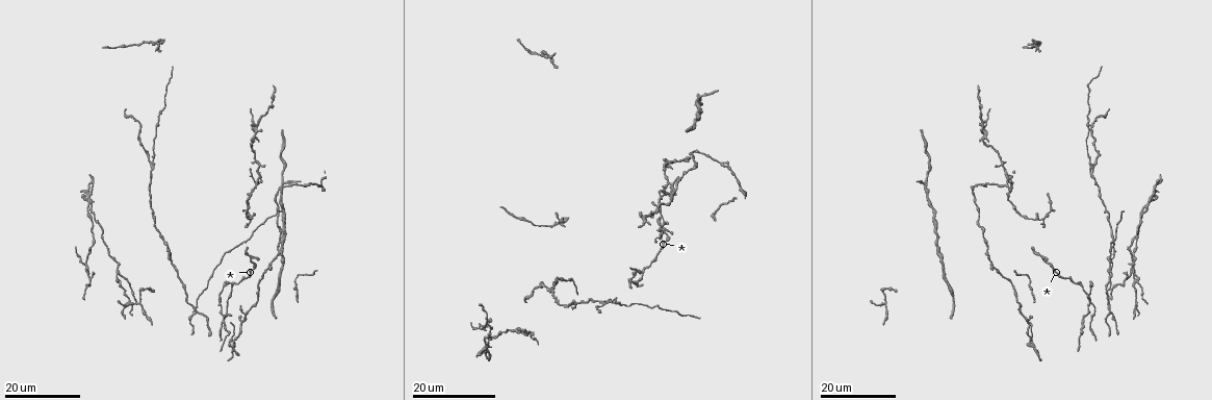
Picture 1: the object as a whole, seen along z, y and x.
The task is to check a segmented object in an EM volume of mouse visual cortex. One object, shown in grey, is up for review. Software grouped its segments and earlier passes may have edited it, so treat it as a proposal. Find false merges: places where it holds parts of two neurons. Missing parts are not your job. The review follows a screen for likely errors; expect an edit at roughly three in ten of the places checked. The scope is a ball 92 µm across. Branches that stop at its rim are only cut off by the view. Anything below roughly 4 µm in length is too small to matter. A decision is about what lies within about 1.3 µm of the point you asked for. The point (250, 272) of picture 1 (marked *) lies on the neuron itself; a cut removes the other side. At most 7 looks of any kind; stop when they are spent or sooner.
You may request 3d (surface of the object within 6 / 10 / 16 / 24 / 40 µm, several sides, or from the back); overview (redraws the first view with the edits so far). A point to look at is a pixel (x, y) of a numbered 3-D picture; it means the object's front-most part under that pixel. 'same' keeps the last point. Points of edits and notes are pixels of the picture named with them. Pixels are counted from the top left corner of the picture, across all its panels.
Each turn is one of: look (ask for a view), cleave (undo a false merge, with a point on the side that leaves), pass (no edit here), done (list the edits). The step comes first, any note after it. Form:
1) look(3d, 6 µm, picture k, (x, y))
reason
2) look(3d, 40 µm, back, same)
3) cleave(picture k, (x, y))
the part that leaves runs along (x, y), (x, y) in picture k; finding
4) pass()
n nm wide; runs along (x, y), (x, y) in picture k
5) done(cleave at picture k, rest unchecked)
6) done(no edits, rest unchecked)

look(3d, 16 µm, picture 1, (256, 183))

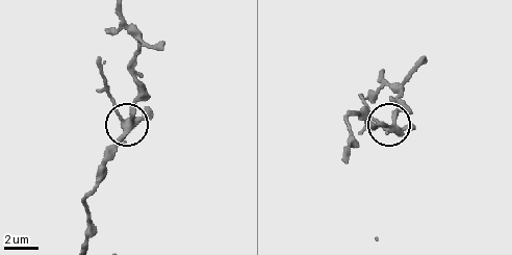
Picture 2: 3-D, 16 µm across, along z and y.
look(3d, 10 µm, picture 2, (124, 124))
closer look

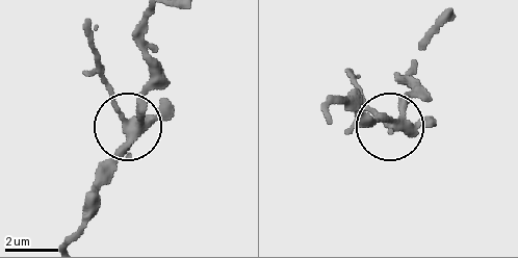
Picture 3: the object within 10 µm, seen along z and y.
cleave(picture 3, (173, 112))
320 nm wide; the part that leaves runs along (132, 125), (103, 74), (89, 22) in picture 3; a second neuron is stuck on

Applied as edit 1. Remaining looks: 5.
look(3d, 16 µm, picture 1, (171, 262))

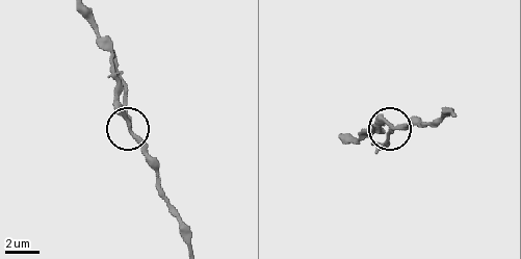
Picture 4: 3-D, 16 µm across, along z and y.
look(3d, 10 µm, picture 4, (126, 119))

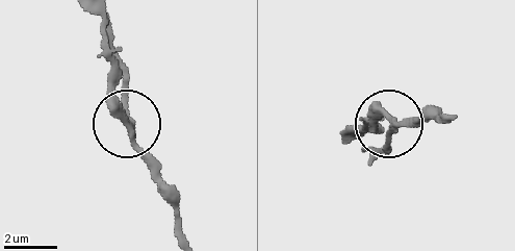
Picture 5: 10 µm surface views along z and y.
pass()
3 arms; runs along (184, 236), (177, 196), (130, 129), (126, 65) in picture 5; continuous, no second neuron

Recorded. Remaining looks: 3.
look(overview)
redraw

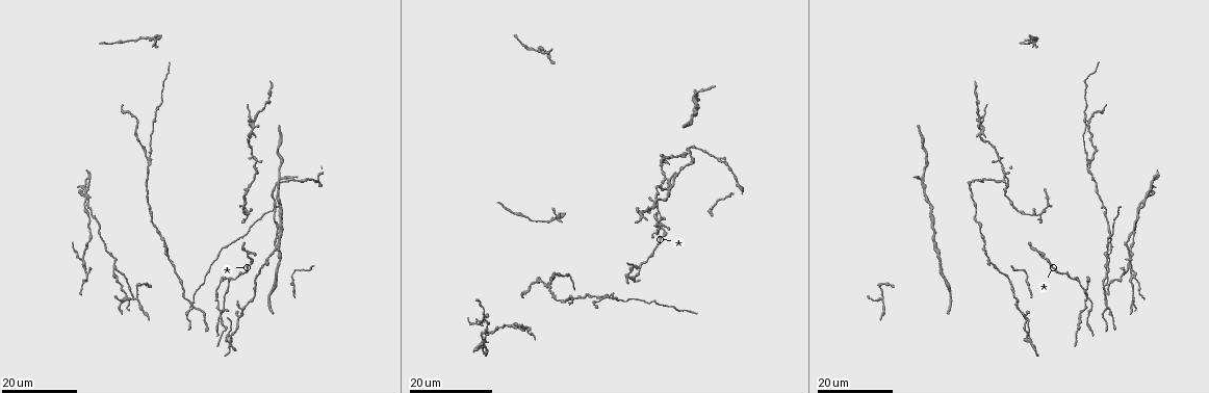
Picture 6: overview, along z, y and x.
look(3d, 24 µm, picture 6, (1144, 200))

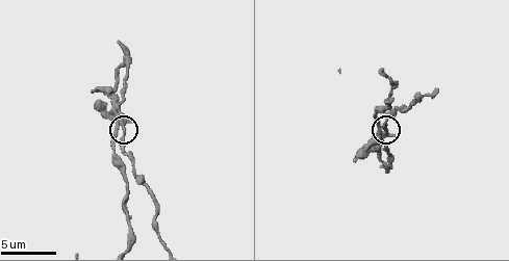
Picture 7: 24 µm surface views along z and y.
look(3d, 10 µm, picture 7, (118, 126))
closer look

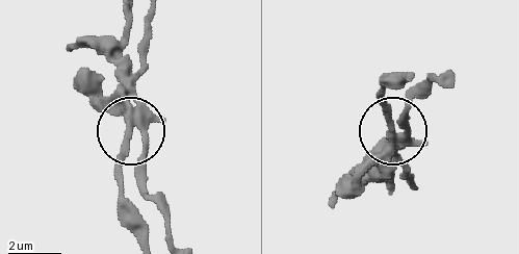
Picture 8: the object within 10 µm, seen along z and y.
pass()
290 nm wide; runs along (172, 240), (167, 213), (143, 180), (129, 75) in picture 8; continuous, no second neuron

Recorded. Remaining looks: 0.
done(cleave at picture 3, rest unchecked)

